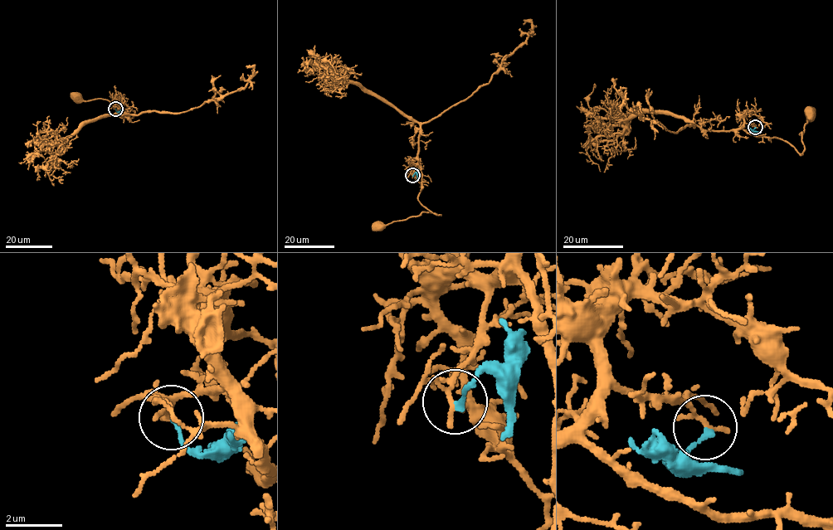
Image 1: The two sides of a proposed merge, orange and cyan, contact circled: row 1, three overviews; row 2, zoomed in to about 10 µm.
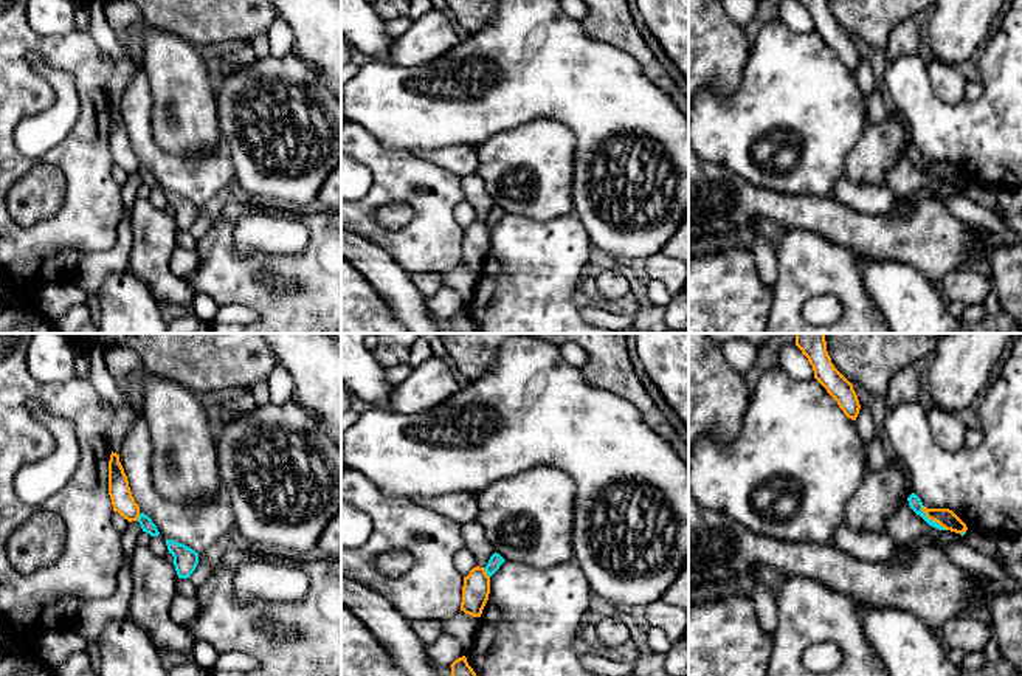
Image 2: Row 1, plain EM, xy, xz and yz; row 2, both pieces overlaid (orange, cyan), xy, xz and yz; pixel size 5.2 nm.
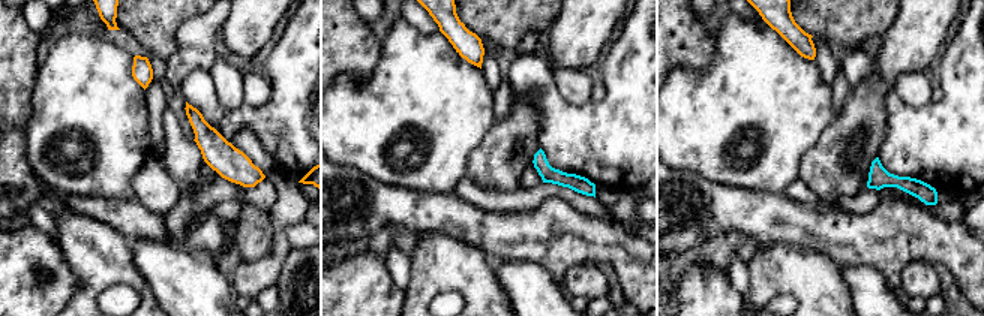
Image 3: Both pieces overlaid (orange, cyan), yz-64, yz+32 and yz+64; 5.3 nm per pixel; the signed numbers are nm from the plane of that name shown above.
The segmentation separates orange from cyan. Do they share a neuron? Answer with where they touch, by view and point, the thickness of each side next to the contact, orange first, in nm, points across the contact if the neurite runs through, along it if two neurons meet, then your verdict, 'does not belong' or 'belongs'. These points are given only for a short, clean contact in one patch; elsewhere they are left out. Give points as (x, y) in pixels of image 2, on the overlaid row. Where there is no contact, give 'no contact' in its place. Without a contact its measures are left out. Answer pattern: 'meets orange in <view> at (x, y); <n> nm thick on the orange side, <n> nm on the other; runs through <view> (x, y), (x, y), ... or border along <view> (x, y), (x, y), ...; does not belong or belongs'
meets orange in yz at (932, 520); 100 nm thick on the orange side, 70 nm on the other; border along yz (921, 506), (921, 510), (929, 518), (946, 529); does not belong

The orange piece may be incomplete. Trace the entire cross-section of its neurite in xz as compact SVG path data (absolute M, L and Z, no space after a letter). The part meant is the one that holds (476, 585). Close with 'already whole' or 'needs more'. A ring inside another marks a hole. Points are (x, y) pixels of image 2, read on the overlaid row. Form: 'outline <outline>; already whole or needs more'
outline M473 567L464 577L461 611L471 617L481 617L490 594L490 577L484 567Z; already whole

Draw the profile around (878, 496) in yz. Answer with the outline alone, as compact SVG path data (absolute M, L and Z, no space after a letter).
M887 462L882 471L867 468L845 507L844 524L855 530L887 533L887 521L895 515L899 502L912 493L899 462Z

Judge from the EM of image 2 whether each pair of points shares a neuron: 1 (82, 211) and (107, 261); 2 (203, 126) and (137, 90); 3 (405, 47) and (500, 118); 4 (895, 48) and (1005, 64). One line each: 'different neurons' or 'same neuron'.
1: different neurons
2: different neurons
3: different neurons
4: different neurons

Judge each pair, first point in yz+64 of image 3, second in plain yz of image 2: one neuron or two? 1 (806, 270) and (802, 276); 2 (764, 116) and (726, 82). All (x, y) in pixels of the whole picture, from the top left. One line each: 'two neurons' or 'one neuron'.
1: one neuron
2: two neurons

